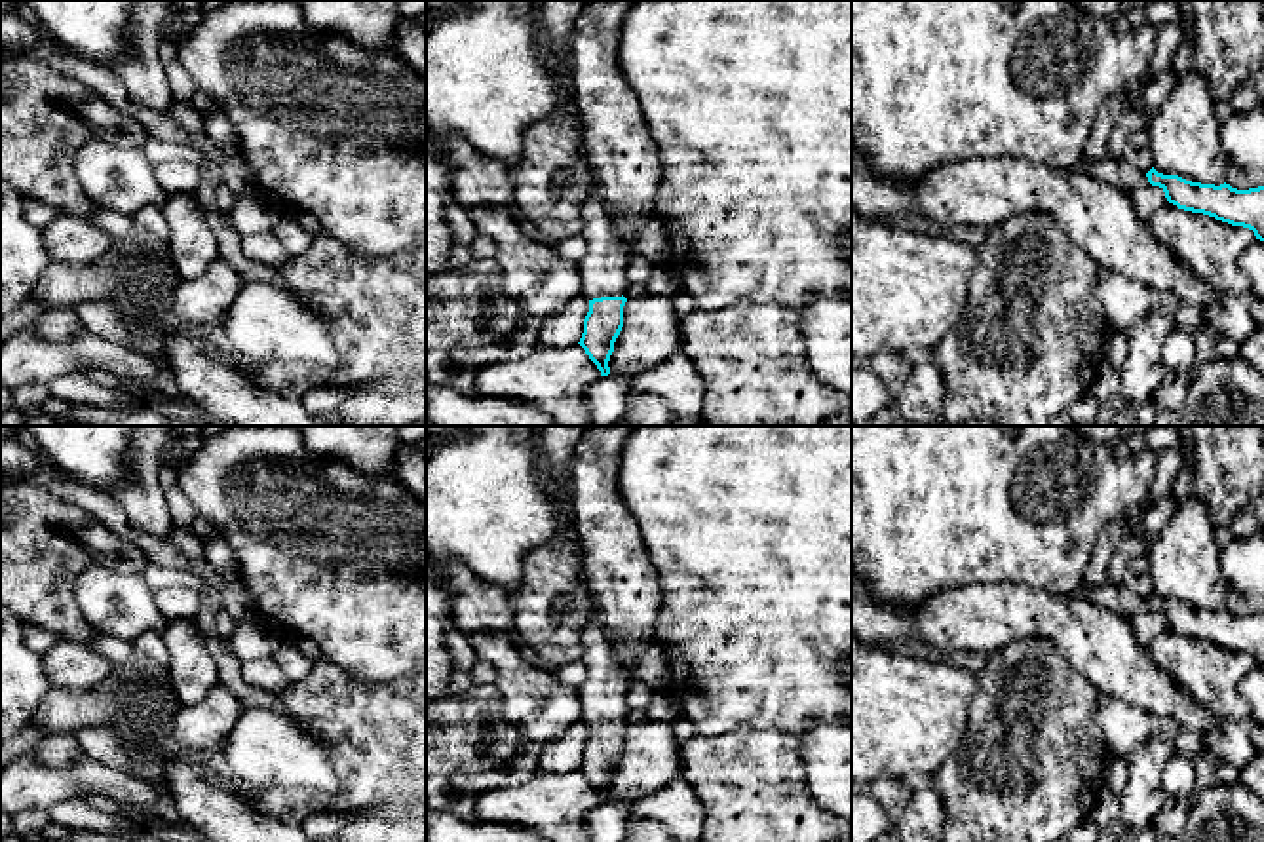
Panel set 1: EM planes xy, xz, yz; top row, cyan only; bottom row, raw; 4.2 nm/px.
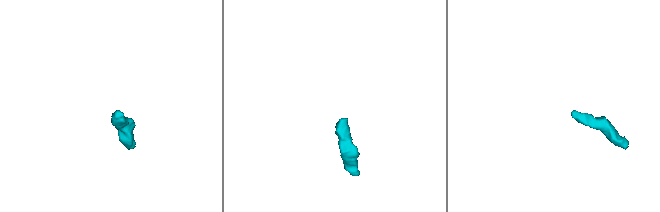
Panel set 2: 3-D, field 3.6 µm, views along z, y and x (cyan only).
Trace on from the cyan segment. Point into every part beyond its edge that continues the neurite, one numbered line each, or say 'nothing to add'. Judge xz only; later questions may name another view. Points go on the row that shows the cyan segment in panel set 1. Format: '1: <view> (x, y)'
1: xz (603, 267)

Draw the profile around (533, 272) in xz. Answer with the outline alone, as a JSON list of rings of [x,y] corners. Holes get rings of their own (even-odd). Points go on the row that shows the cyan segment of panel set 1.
[[[485,205],[468,213],[477,234],[494,241],[504,293],[523,310],[546,321],[584,295],[578,264],[565,260],[553,245],[530,239],[511,211]]]

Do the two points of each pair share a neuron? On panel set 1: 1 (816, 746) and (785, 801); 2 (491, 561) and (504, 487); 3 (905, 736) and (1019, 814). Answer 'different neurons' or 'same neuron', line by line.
1: different neurons
2: same neuron
3: different neurons

